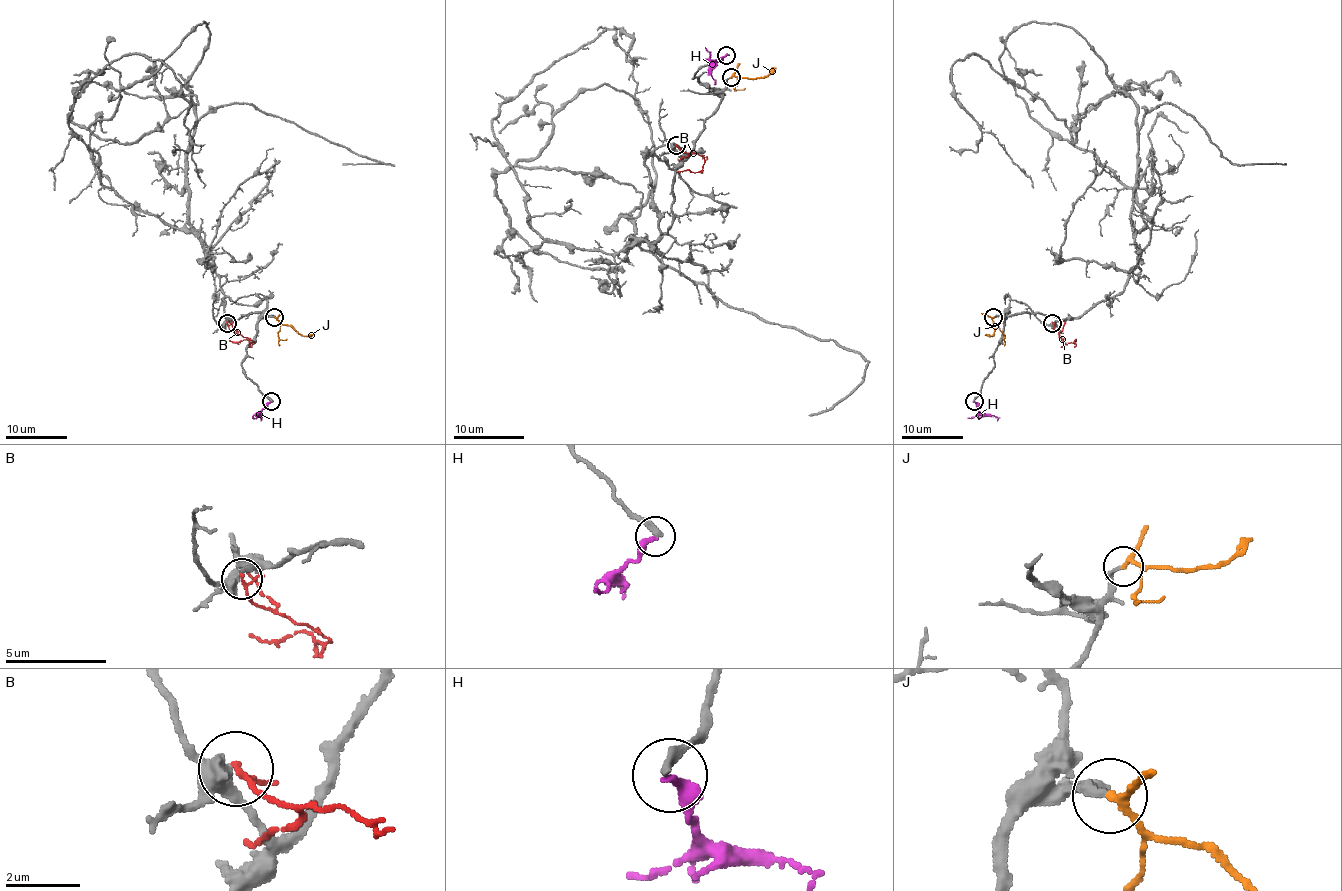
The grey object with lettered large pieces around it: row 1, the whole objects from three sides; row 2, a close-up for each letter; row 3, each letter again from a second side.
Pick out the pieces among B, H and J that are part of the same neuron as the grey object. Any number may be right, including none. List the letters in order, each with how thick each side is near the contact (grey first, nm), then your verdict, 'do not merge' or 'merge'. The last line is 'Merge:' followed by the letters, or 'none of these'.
B: calibres 400 and 120 nm; do not merge
H: calibres 220 and 190 nm; do not merge
J: calibres 200 and 170 nm; merge
Merge: J

